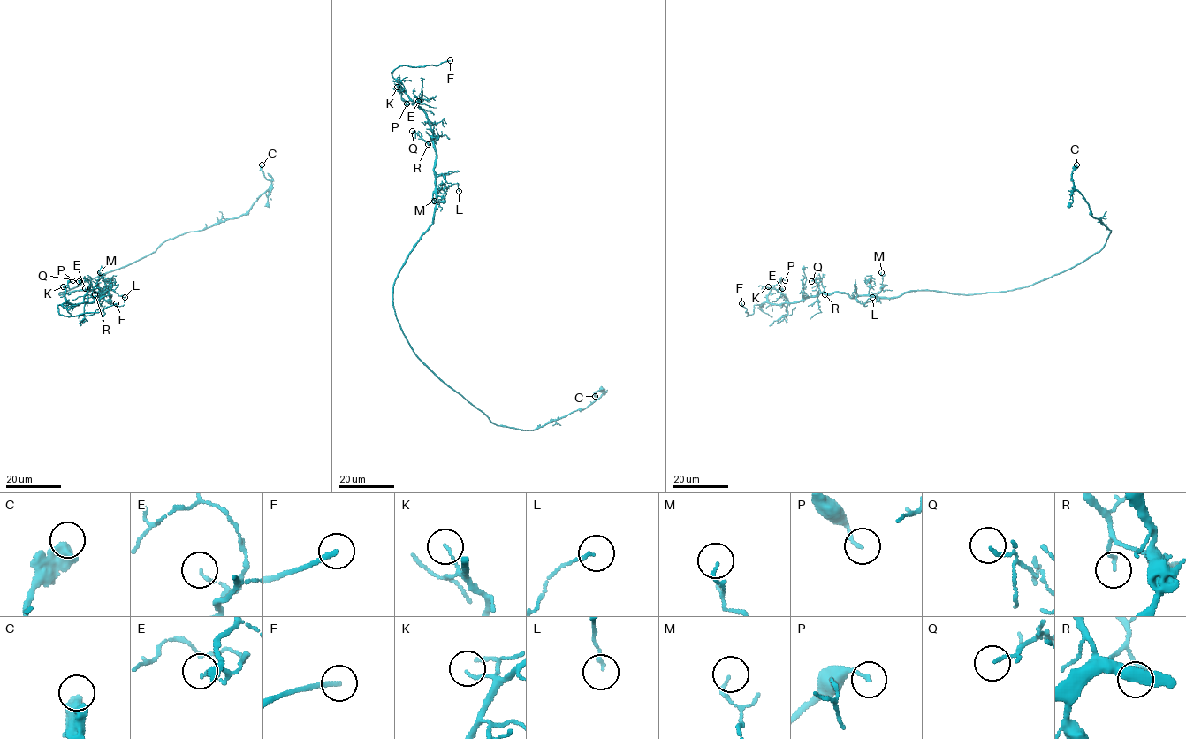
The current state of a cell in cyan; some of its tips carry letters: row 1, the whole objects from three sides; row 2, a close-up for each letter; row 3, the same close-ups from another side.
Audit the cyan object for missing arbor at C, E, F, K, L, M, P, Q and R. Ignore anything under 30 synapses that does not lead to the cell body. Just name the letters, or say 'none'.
F

